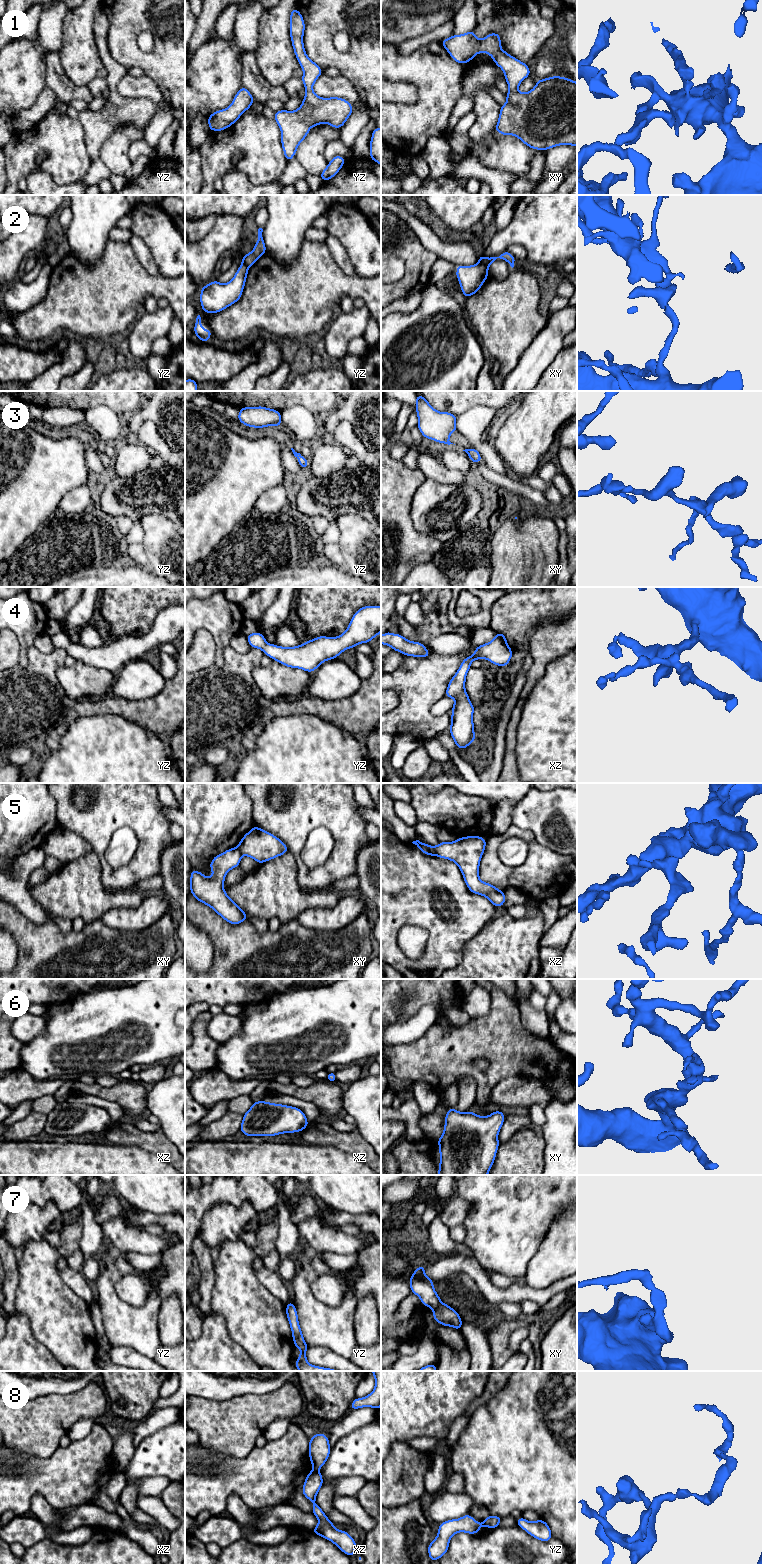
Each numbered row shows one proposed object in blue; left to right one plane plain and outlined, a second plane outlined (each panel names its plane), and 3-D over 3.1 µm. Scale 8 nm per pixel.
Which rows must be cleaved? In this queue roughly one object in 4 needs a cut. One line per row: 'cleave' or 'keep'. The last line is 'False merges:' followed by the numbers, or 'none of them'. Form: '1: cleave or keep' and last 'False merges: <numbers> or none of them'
1: keep
2: cleave
3: keep
4: keep
5: cleave
6: keep
7: cleave
8: cleave
False merges: 2, 5, 7, 8

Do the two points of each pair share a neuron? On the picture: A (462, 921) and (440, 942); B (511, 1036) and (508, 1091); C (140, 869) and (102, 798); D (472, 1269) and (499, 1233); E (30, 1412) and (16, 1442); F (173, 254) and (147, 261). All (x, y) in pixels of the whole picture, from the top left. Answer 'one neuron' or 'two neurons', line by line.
A: one neuron
B: two neurons
C: one neuron
D: two neurons
E: one neuron
F: two neurons

